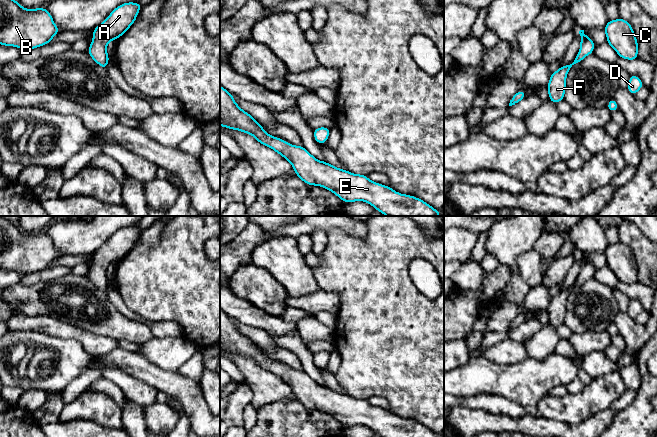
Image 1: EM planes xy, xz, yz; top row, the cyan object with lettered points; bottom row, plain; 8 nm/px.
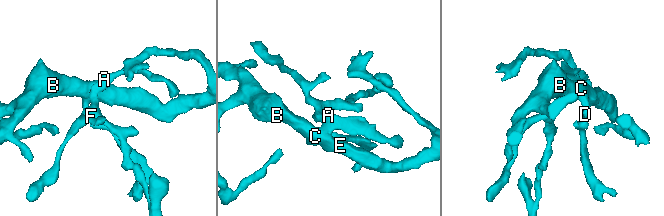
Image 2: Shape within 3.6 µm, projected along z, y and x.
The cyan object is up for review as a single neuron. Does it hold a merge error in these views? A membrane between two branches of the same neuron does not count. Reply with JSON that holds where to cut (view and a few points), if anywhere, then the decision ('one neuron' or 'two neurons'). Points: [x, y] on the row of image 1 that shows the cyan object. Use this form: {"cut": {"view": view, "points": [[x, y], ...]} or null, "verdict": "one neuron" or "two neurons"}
{"cut": null, "verdict": "one neuron"}

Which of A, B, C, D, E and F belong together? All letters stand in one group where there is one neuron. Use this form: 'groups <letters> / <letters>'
groups A B C D E F

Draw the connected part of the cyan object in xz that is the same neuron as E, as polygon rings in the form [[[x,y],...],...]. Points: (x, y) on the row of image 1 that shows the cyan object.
[[[220,85],[220,126],[253,136],[289,161],[296,175],[306,184],[322,186],[346,203],[364,201],[386,216],[439,216],[440,211],[425,201],[401,194],[391,187],[371,181],[362,174],[353,174],[319,161],[304,146],[295,146],[269,135],[249,113],[242,110]]]

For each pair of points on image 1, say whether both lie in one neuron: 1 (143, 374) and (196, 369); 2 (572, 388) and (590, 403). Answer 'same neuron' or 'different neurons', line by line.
1: different neurons
2: different neurons

